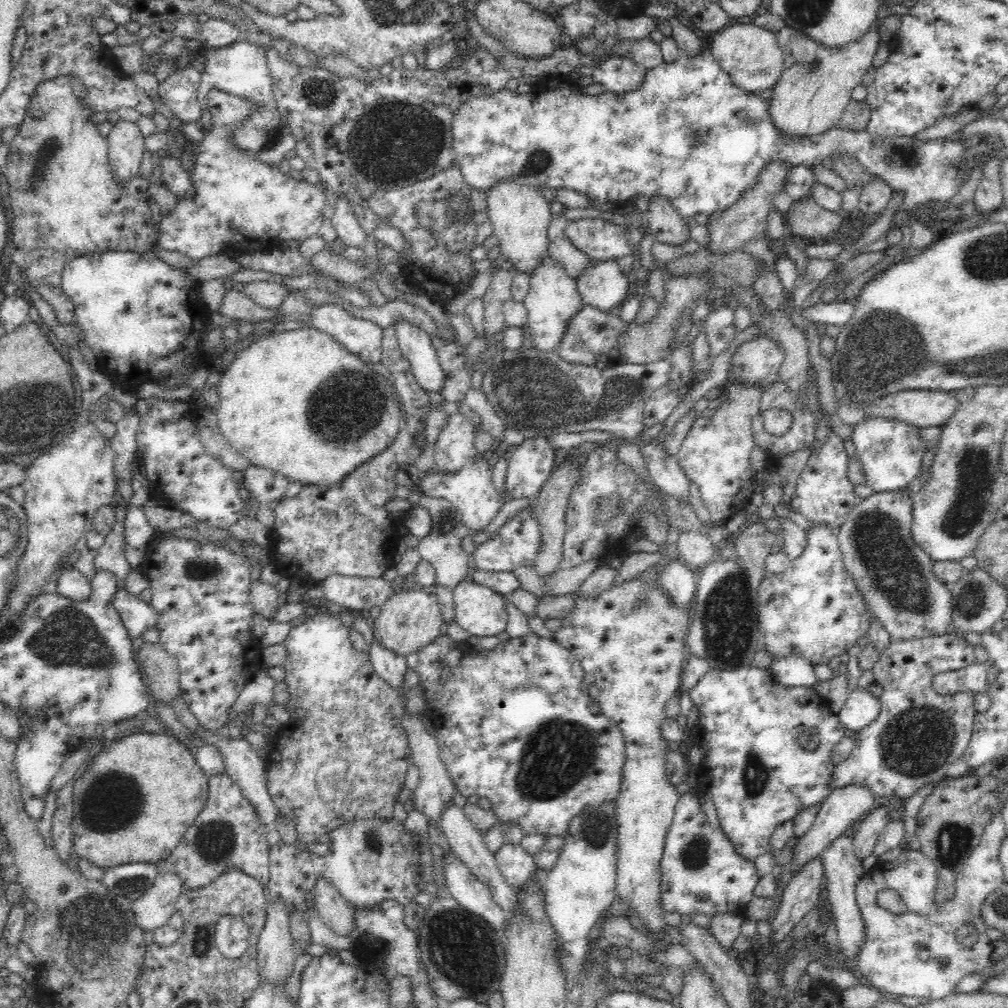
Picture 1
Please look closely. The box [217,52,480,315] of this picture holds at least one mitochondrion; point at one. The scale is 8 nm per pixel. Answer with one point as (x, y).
(402, 137)

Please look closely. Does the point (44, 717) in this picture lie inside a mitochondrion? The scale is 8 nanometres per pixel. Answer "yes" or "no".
no

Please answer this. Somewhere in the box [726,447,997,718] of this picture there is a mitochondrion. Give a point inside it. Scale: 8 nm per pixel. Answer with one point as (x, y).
(876, 536)

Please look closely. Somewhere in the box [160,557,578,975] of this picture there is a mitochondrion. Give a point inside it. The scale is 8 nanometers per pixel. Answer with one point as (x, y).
(214, 841)

